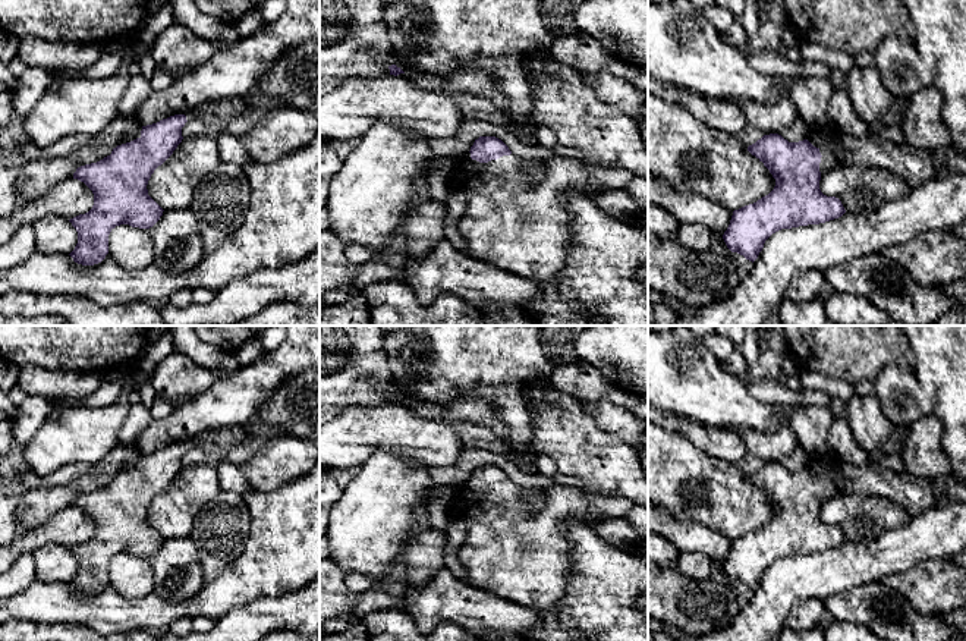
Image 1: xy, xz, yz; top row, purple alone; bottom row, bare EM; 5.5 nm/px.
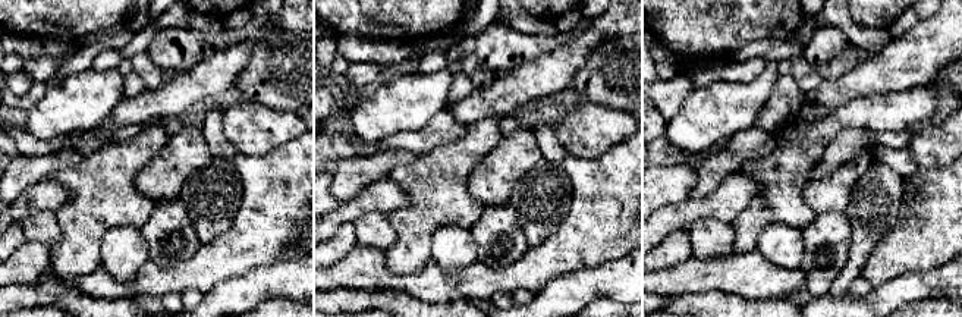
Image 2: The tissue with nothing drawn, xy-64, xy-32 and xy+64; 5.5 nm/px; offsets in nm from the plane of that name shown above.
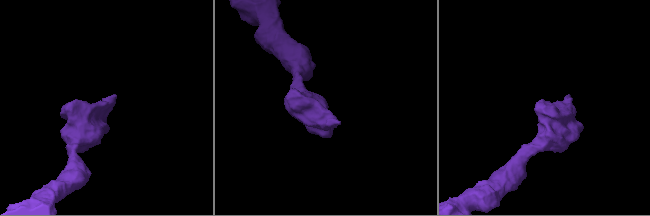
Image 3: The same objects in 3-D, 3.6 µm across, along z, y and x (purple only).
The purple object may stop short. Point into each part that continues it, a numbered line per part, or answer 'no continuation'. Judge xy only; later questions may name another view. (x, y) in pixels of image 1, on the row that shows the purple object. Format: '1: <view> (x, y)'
1: xy (236, 106)

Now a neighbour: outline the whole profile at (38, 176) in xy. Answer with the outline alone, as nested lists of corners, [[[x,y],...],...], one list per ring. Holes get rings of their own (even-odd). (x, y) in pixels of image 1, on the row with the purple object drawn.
[[[79,148],[66,157],[31,160],[21,167],[19,197],[32,201],[44,197],[57,183],[73,177],[78,167],[97,163],[110,155],[113,148]]]

